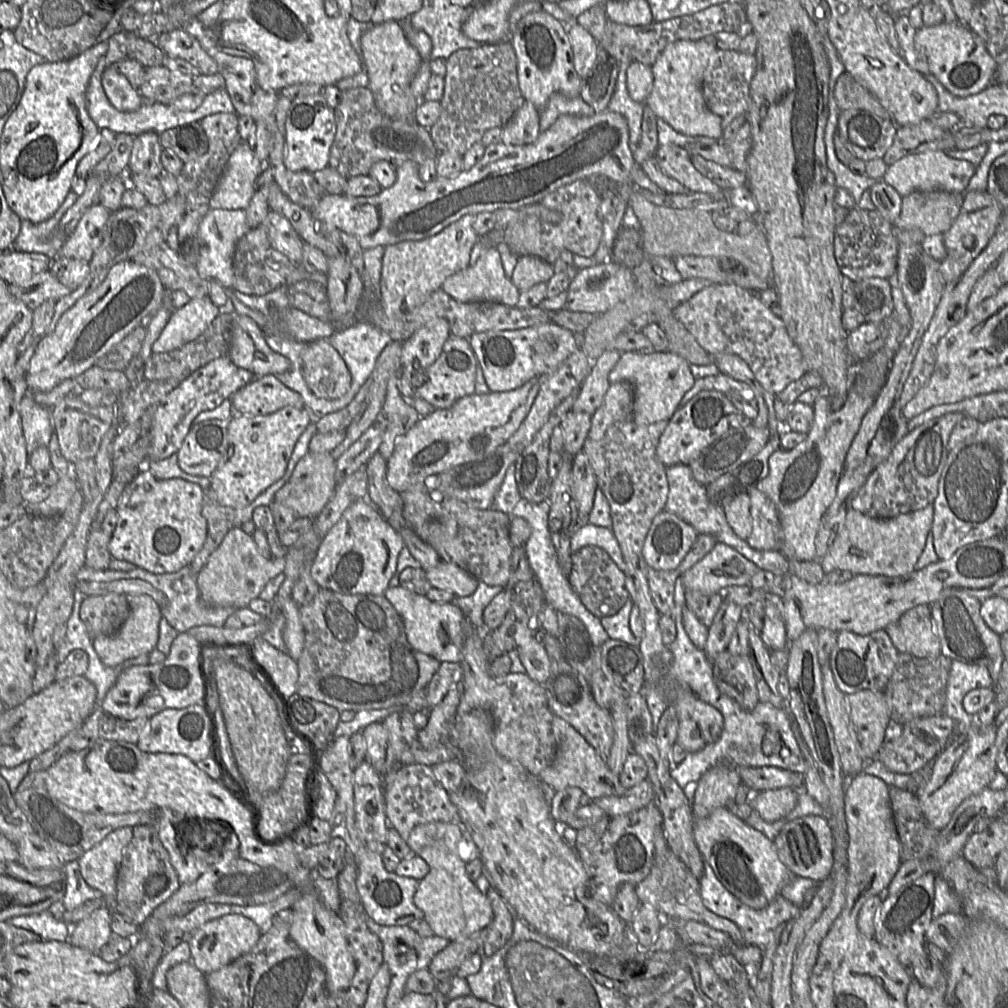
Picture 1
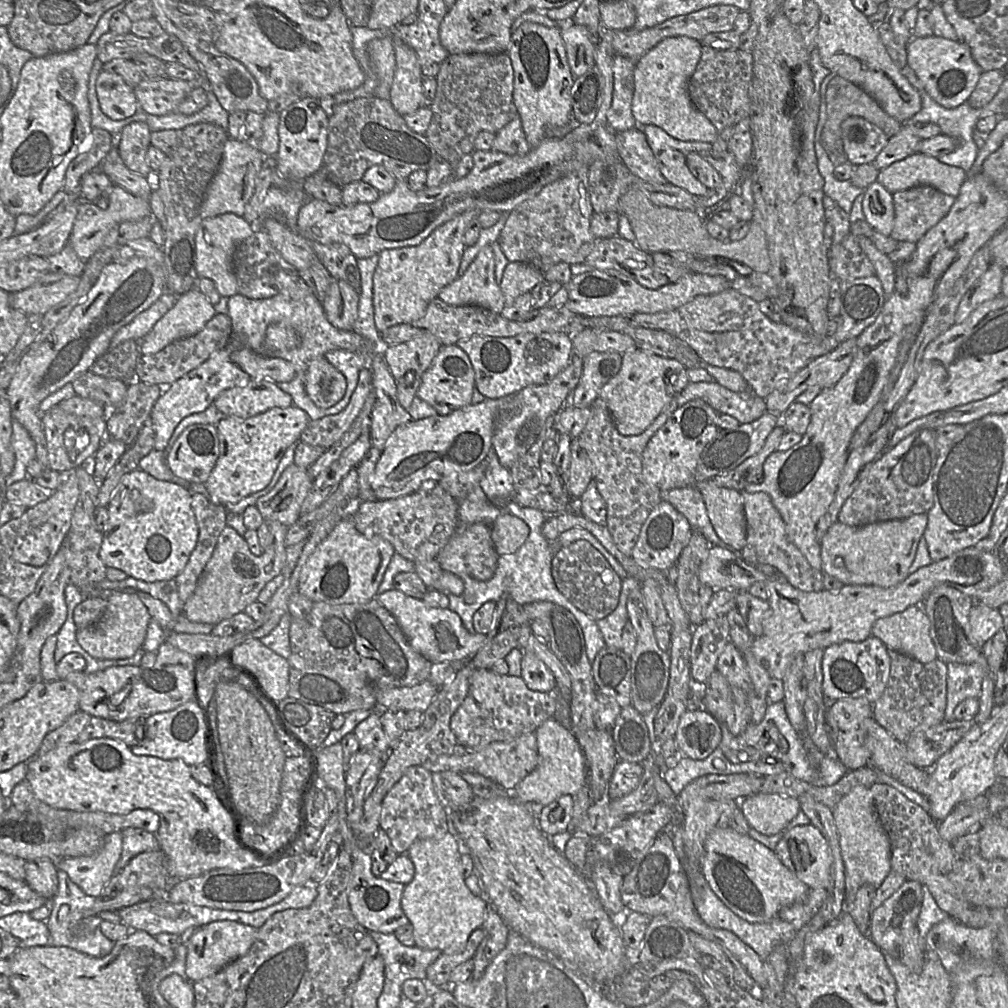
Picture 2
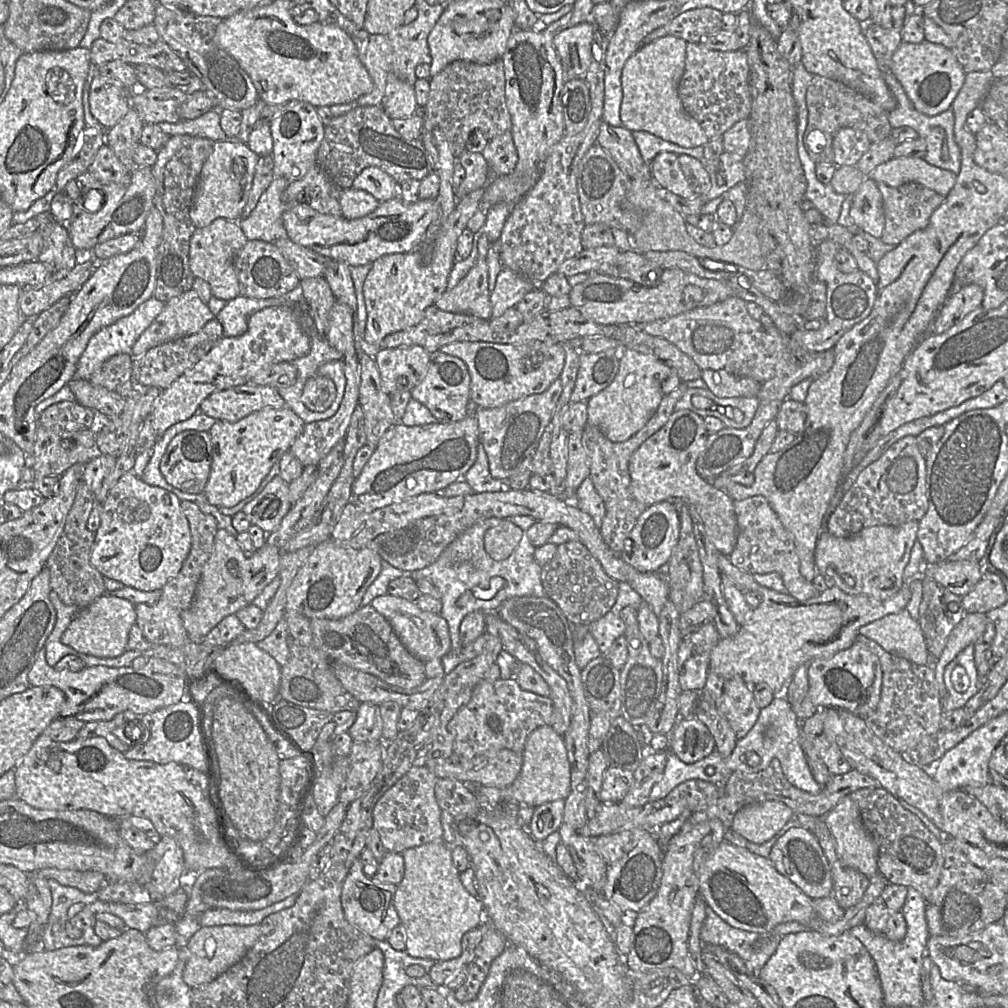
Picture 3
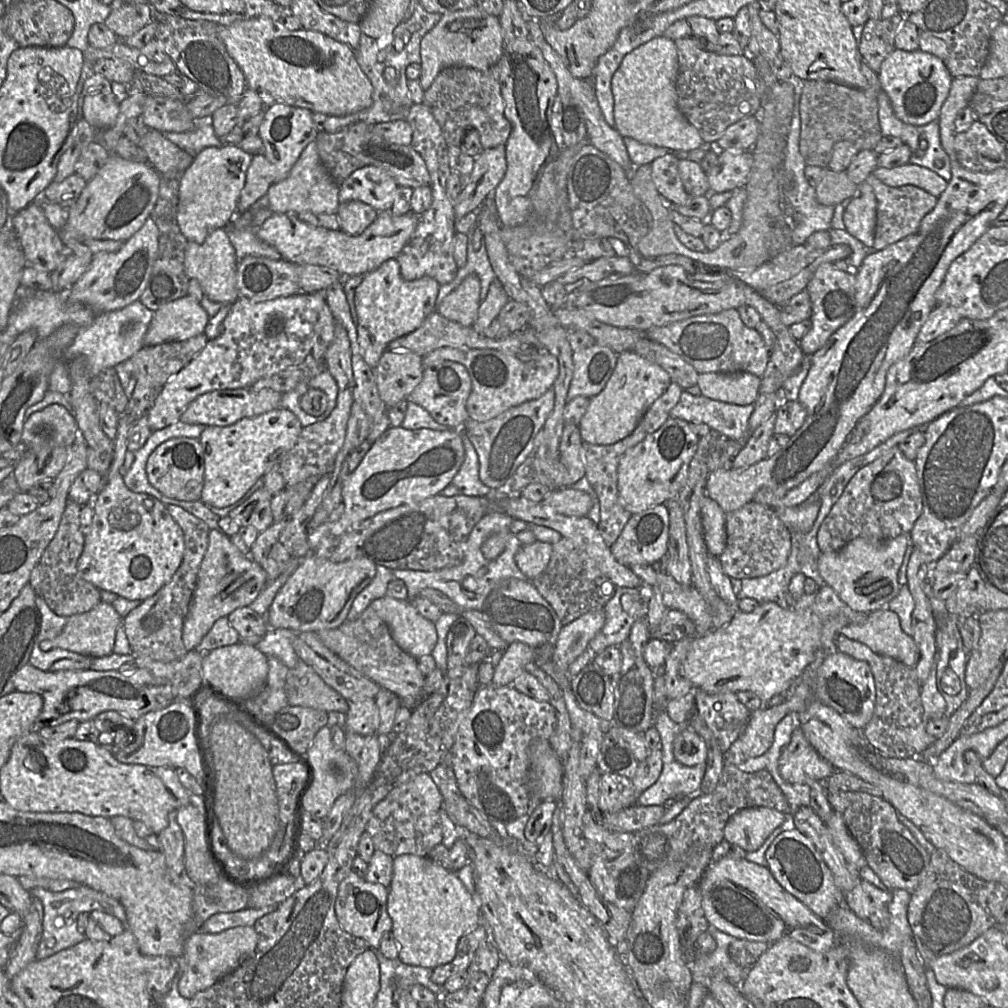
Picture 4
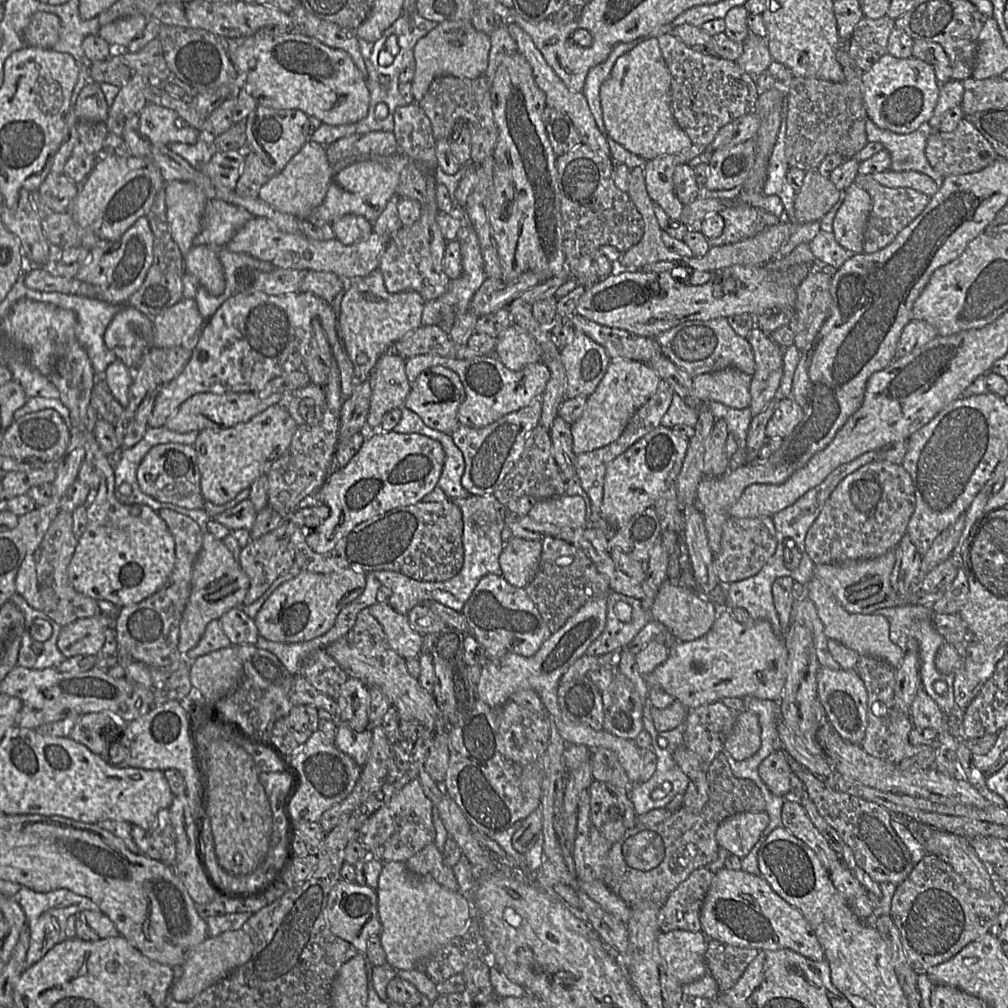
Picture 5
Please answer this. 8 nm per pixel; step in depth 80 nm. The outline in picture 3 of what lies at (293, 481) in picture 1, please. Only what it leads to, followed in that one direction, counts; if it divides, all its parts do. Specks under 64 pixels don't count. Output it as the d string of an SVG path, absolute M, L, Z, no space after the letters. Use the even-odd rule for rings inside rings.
M277 475L241 511L248 516L251 525L256 525L267 533L279 527L292 505L289 483Z

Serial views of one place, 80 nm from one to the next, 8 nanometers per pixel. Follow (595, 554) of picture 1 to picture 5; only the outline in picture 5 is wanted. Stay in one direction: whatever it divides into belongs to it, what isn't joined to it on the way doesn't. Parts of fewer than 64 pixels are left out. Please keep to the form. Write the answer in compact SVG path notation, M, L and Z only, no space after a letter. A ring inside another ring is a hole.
M550 535L542 538L542 553L535 578L525 588L552 633L560 629L583 605L612 591L603 576L581 548Z

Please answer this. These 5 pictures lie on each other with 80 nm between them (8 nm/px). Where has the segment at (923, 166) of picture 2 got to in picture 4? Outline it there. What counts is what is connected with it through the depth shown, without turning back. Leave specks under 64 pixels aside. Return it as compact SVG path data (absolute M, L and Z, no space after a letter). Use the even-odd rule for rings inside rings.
M913 163L893 168L876 167L872 174L887 186L914 185L936 197L940 196L948 185L948 181L936 172Z

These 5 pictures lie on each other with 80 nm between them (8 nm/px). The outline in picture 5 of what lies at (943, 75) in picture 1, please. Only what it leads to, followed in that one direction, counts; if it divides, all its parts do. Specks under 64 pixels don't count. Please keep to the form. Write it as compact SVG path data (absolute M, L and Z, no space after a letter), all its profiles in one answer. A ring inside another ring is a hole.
M882 56L862 75L862 94L868 120L878 128L899 134L916 131L932 117L940 92L933 67L913 56Z

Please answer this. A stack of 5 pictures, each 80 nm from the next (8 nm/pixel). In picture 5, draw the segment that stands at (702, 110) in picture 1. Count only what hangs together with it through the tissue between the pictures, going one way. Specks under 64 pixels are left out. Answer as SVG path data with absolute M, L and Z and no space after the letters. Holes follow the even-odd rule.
M647 38L620 56L600 87L600 102L606 134L629 152L646 161L679 153L693 143L676 122L672 111L671 74L657 38Z

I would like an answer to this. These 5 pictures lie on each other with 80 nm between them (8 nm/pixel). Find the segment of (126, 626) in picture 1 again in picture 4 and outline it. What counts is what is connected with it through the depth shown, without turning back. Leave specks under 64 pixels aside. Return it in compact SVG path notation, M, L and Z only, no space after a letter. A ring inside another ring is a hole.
M100 601L89 611L69 617L62 632L51 641L40 641L40 647L45 651L58 647L90 657L107 656L113 652L116 630L122 626L122 621L123 618L112 604Z

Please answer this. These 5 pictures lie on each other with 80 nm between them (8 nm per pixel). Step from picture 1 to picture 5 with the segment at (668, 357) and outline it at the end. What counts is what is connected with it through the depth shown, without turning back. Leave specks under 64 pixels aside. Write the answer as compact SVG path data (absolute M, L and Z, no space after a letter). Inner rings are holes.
M626 359L613 360L595 392L588 397L583 415L572 425L575 455L603 448L618 440L634 414L656 393L661 380L648 364Z

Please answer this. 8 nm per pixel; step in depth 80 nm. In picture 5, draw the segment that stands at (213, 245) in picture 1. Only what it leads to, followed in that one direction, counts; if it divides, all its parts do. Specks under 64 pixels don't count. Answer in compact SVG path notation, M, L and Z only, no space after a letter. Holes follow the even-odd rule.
M209 245L193 246L185 255L185 272L193 275L210 295L219 296L225 290L225 278L218 248Z

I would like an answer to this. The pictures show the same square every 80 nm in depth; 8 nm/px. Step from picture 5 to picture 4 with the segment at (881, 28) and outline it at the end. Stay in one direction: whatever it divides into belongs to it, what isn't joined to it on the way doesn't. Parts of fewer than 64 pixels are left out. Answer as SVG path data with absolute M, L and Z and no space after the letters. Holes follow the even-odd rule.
M900 13L882 20L869 18L864 25L853 28L862 60L874 72L879 72L883 61L894 51L895 36L905 18Z

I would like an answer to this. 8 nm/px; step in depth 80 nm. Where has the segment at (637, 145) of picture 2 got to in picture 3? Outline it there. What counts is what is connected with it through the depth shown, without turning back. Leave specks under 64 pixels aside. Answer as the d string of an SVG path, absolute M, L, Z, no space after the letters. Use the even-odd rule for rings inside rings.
M603 122L600 126L597 145L606 150L618 166L630 177L651 178L650 163L643 160L633 132L613 127Z

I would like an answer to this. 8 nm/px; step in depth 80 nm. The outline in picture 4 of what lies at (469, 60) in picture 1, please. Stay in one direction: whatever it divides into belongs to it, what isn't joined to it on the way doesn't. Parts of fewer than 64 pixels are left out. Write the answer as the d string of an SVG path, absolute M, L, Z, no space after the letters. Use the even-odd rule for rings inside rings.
M497 63L487 70L460 66L443 69L425 91L422 104L430 109L438 122L448 147L460 147L466 128L476 129L479 132L483 150L505 144L511 132L511 124L504 115L504 100L501 95Z

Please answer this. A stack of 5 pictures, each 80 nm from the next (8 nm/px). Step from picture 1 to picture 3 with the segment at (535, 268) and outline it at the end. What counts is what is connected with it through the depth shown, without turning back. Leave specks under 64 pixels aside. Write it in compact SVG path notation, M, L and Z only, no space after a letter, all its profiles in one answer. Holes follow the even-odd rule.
M503 267L497 276L496 285L490 293L492 306L490 320L498 318L508 308L515 306L538 284L521 278L507 267Z

